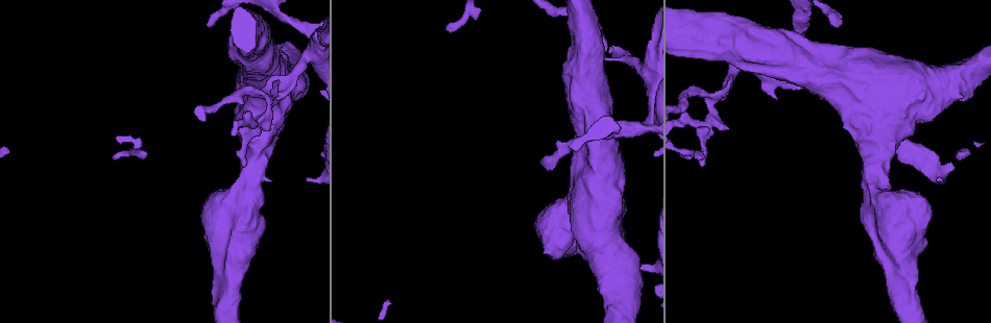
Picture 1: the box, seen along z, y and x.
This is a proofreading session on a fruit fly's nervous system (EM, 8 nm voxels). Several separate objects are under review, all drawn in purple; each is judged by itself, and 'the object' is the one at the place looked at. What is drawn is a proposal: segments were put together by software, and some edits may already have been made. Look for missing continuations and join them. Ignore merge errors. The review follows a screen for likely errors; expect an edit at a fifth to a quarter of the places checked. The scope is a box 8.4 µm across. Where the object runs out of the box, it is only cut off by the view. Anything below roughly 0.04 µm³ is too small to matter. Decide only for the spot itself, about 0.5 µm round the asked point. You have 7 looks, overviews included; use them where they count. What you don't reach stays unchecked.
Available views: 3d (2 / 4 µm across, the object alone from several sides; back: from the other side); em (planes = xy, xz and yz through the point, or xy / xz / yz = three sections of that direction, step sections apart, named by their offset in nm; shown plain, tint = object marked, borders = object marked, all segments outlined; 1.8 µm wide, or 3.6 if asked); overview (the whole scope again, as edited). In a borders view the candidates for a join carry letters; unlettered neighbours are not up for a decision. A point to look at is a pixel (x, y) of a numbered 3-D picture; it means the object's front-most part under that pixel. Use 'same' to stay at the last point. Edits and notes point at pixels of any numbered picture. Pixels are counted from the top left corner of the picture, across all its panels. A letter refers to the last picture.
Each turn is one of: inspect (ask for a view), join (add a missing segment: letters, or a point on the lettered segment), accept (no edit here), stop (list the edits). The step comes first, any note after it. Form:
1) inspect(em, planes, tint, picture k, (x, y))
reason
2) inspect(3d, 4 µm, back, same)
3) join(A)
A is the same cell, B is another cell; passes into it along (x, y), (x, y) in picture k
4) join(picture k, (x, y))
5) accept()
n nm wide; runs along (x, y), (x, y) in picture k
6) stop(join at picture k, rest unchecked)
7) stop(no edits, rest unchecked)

inspect(3d, 4 µm, picture 1, (271, 100))
three arms meet

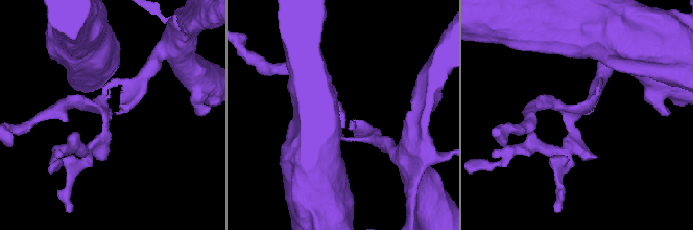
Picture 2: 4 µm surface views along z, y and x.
inspect(em, xy, step 16, tint, picture 2, (579, 112))
need the tissue

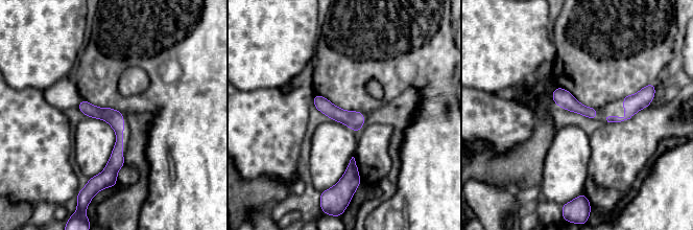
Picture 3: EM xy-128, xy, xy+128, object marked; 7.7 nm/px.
inspect(em, planes, borders, same)
cut it another way

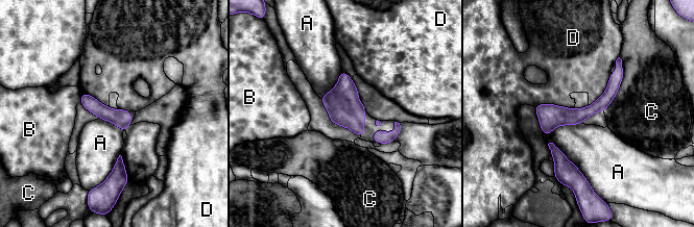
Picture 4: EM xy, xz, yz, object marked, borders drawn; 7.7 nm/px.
accept()
A, B, C and D are other cells; border along (549, 142), (577, 168), (591, 186) in picture 4; no lettered segment goes on from it

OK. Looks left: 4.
inspect(em, xy, step 8, tint, picture 1, (246, 165))
branch stops here

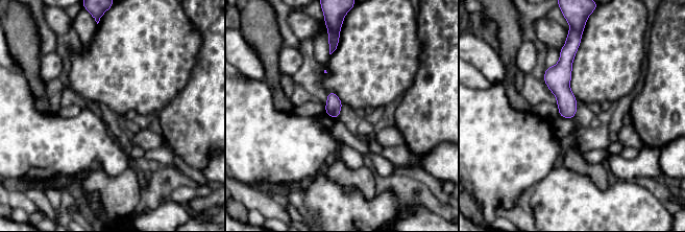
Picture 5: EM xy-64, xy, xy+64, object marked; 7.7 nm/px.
inspect(em, planes, borders, same)
cut it another way

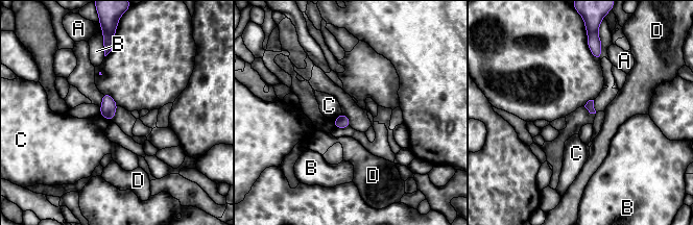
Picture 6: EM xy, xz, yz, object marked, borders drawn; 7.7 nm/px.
accept()
A, B, C and D are other cells; border along (100, 115), (109, 121) in picture 6; none of them fits

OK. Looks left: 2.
inspect(3d, 2 µm, picture 1, (212, 26))
branch stops here

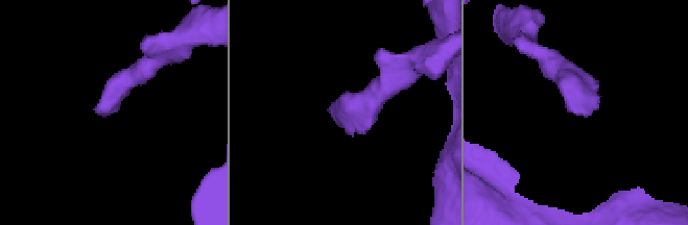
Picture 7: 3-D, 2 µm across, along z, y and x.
inspect(em, planes, borders, picture 7, (114, 111))

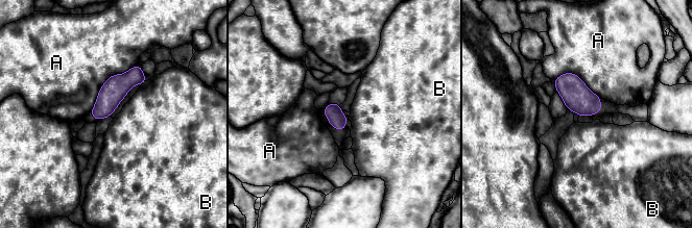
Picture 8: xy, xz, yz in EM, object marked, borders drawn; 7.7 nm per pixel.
accept()
140 nm wide; A touches over 550 nm; A and B are other cells; none of them fits

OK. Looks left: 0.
stop(no edits, rest unchecked)

